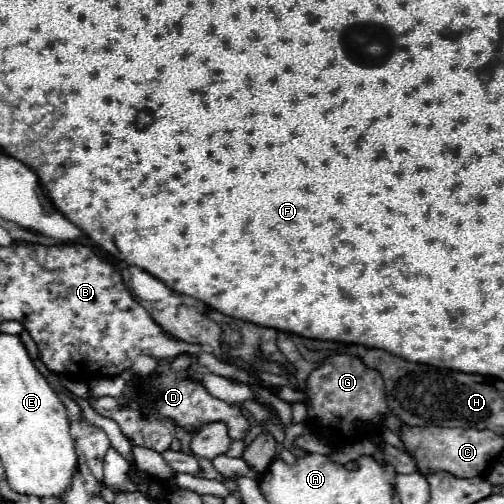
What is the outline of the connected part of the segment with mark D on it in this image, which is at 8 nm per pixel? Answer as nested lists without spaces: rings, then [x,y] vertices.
[[[180,354],[180,356],[176,356],[168,362],[168,372],[154,370],[152,374],[142,376],[136,384],[132,382],[130,376],[126,376],[128,396],[126,396],[124,404],[130,404],[130,408],[136,408],[144,418],[172,420],[174,424],[178,424],[186,432],[194,432],[194,430],[198,430],[198,428],[202,428],[204,424],[210,424],[210,422],[224,422],[226,428],[228,428],[230,440],[244,440],[244,436],[250,428],[246,416],[242,414],[242,410],[238,406],[210,396],[202,382],[190,378],[188,372],[190,372],[192,362],[194,362],[194,356]]]

